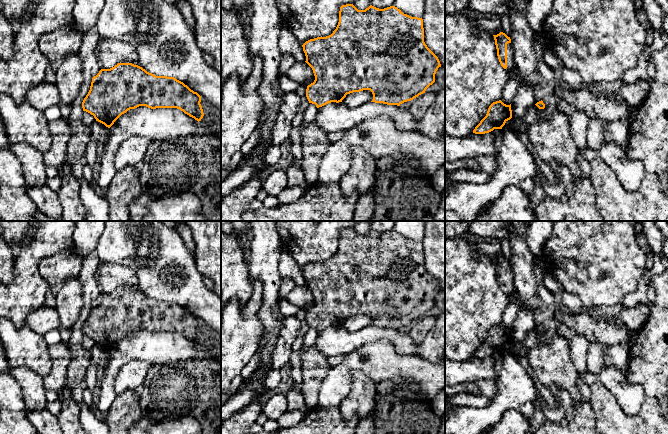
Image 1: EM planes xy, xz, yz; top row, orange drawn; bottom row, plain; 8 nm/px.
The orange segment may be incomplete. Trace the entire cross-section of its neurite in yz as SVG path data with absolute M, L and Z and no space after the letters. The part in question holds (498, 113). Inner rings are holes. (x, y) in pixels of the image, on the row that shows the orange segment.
M501 100L493 102L486 116L475 127L473 133L485 134L494 129L502 129L505 123L512 118L511 104L506 105Z

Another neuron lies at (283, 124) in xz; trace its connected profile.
M296 92L284 93L272 133L272 145L281 146L289 140L292 120L298 111L301 99Z

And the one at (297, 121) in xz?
M299 85L295 91L297 93L297 95L300 97L301 102L298 107L298 111L297 111L296 115L294 116L294 118L292 120L293 128L297 128L302 125L303 119L304 119L304 113L305 113L308 105L310 104L306 97L306 89L307 89L307 87L305 85Z

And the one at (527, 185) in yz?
M525 178L520 184L519 187L526 195L531 195L534 188L534 179L533 178Z

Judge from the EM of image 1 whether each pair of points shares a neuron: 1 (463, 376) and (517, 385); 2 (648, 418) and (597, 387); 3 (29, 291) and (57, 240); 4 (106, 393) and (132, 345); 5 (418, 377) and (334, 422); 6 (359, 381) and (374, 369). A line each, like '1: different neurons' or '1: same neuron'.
1: different neurons
2: same neuron
3: same neuron
4: same neuron
5: different neurons
6: different neurons

